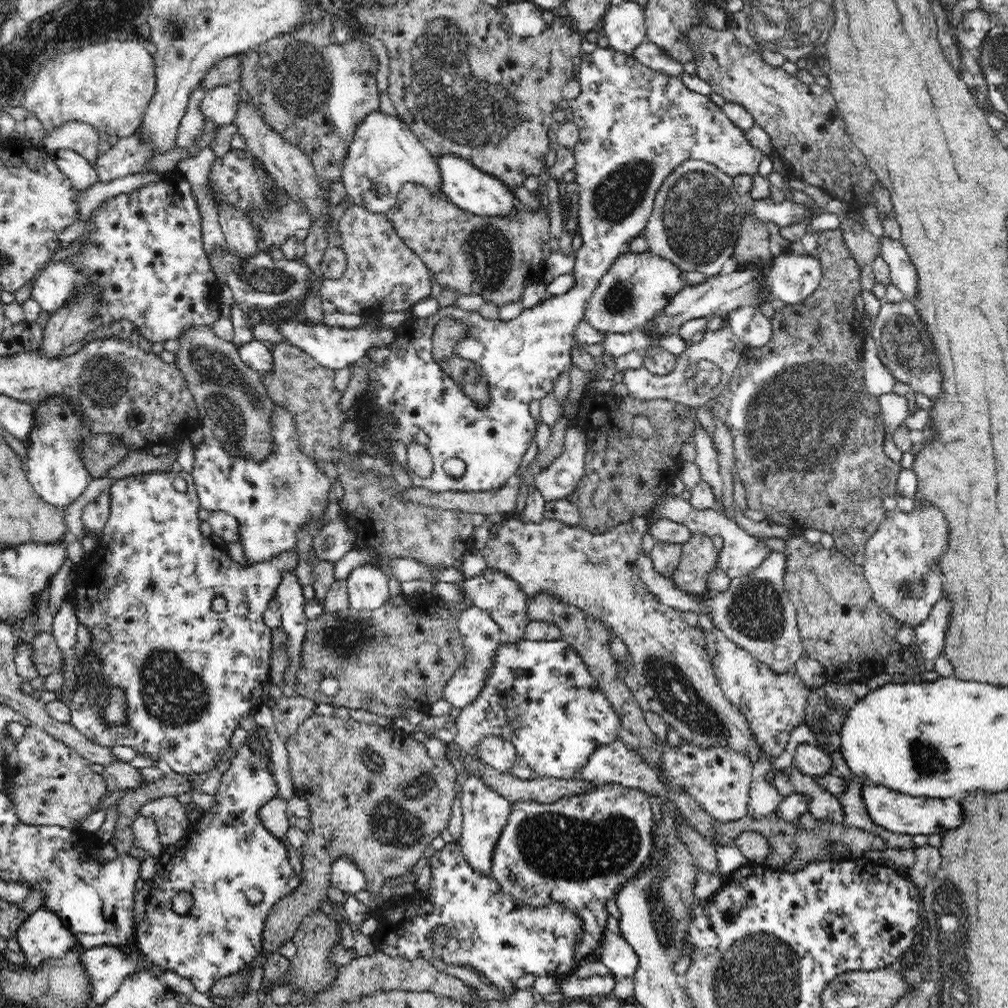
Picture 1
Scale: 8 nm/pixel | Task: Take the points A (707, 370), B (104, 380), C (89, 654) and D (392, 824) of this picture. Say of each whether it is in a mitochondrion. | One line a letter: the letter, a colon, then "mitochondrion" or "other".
A: other
B: mitochondrion
C: other
D: mitochondrion

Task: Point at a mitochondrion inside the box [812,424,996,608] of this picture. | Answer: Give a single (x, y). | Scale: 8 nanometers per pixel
(908, 590)

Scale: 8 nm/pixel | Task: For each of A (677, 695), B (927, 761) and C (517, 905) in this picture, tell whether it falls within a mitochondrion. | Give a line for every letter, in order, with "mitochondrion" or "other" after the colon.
A: mitochondrion
B: mitochondrion
C: other

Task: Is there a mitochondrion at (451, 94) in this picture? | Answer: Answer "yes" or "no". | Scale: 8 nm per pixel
yes

